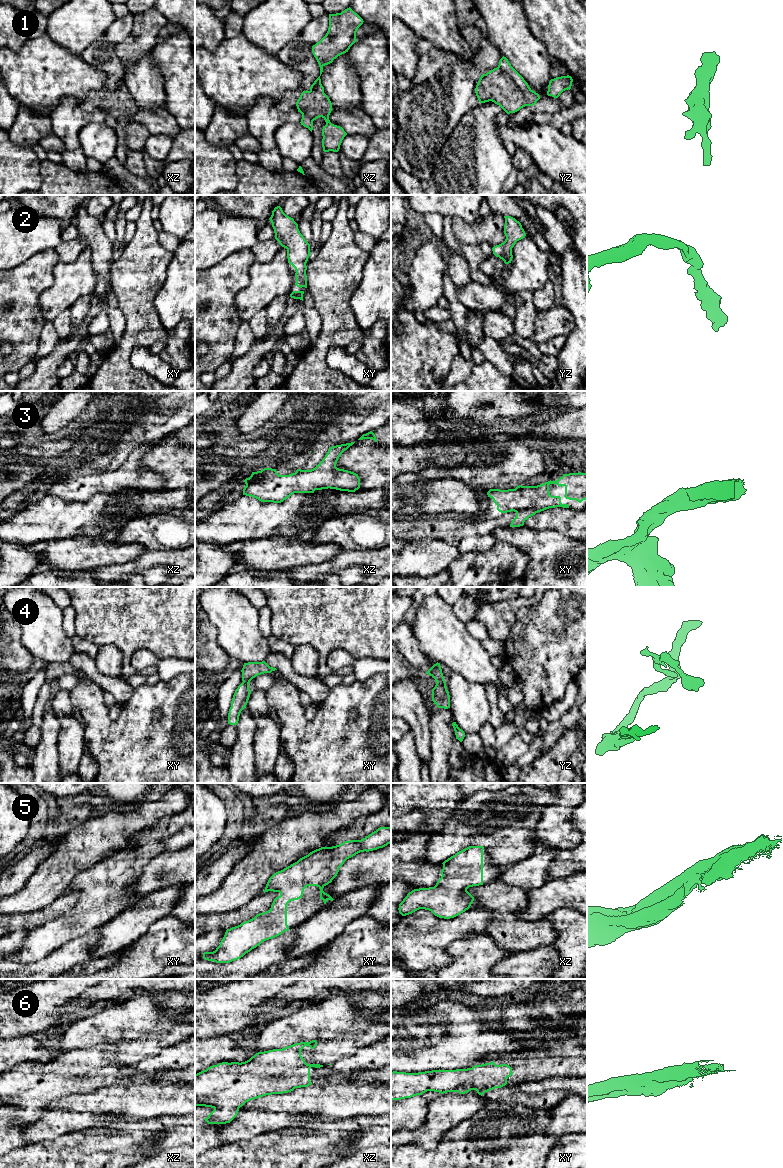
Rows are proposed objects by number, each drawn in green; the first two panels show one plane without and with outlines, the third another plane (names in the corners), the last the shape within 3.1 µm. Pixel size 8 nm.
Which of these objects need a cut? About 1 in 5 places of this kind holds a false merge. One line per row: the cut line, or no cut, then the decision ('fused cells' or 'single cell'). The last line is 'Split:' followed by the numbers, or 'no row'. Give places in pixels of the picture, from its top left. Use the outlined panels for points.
1: cut in yz along (498, 66), (512, 79), (523, 94), (525, 105); fused cells
2: no cut; single cell
3: no cut; single cell
4: no cut; single cell
5: no cut; single cell
6: no cut; single cell
Split: 1

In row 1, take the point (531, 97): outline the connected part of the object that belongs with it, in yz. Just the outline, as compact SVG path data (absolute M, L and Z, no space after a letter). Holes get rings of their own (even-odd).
M502 57L499 61L498 67L506 74L508 74L516 83L520 91L525 97L525 106L533 106L540 99L538 93L533 91L524 78L511 66L506 57Z

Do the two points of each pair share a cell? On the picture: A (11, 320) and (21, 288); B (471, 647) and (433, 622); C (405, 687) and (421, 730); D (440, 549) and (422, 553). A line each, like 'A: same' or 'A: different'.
A: same
B: same
C: same
D: same

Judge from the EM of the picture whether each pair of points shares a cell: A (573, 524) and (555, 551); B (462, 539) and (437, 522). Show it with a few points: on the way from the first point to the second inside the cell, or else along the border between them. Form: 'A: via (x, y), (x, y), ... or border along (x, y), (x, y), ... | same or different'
A: border along (542, 529), (554, 529), (576, 540) | different
B: via (456, 533), (451, 528), (443, 526) | same

